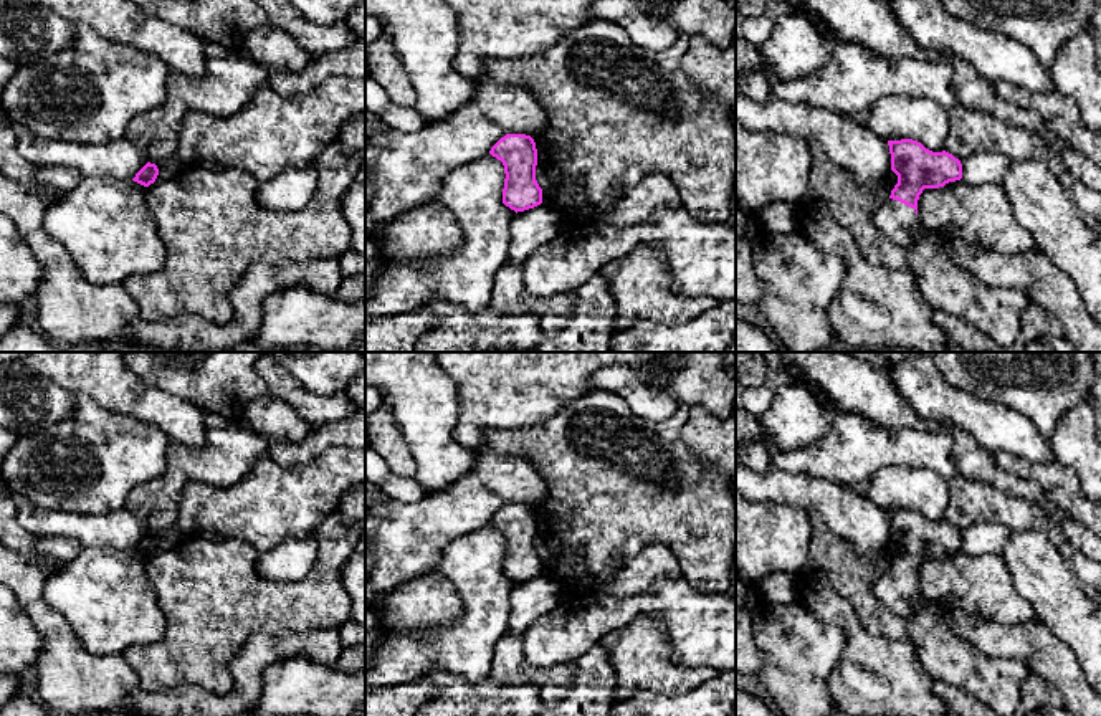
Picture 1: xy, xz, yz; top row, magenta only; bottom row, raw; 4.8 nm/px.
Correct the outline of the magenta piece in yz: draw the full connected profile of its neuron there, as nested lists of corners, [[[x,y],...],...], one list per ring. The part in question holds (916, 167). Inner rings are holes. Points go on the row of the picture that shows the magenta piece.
[[[913,139],[888,141],[891,170],[898,184],[875,212],[875,225],[894,243],[909,246],[918,220],[918,200],[924,189],[939,189],[962,179],[962,164],[952,154],[932,152]]]

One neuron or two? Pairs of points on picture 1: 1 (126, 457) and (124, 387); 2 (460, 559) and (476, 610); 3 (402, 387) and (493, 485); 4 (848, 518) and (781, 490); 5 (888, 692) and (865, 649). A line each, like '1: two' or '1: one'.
1: two
2: one
3: two
4: one
5: one

